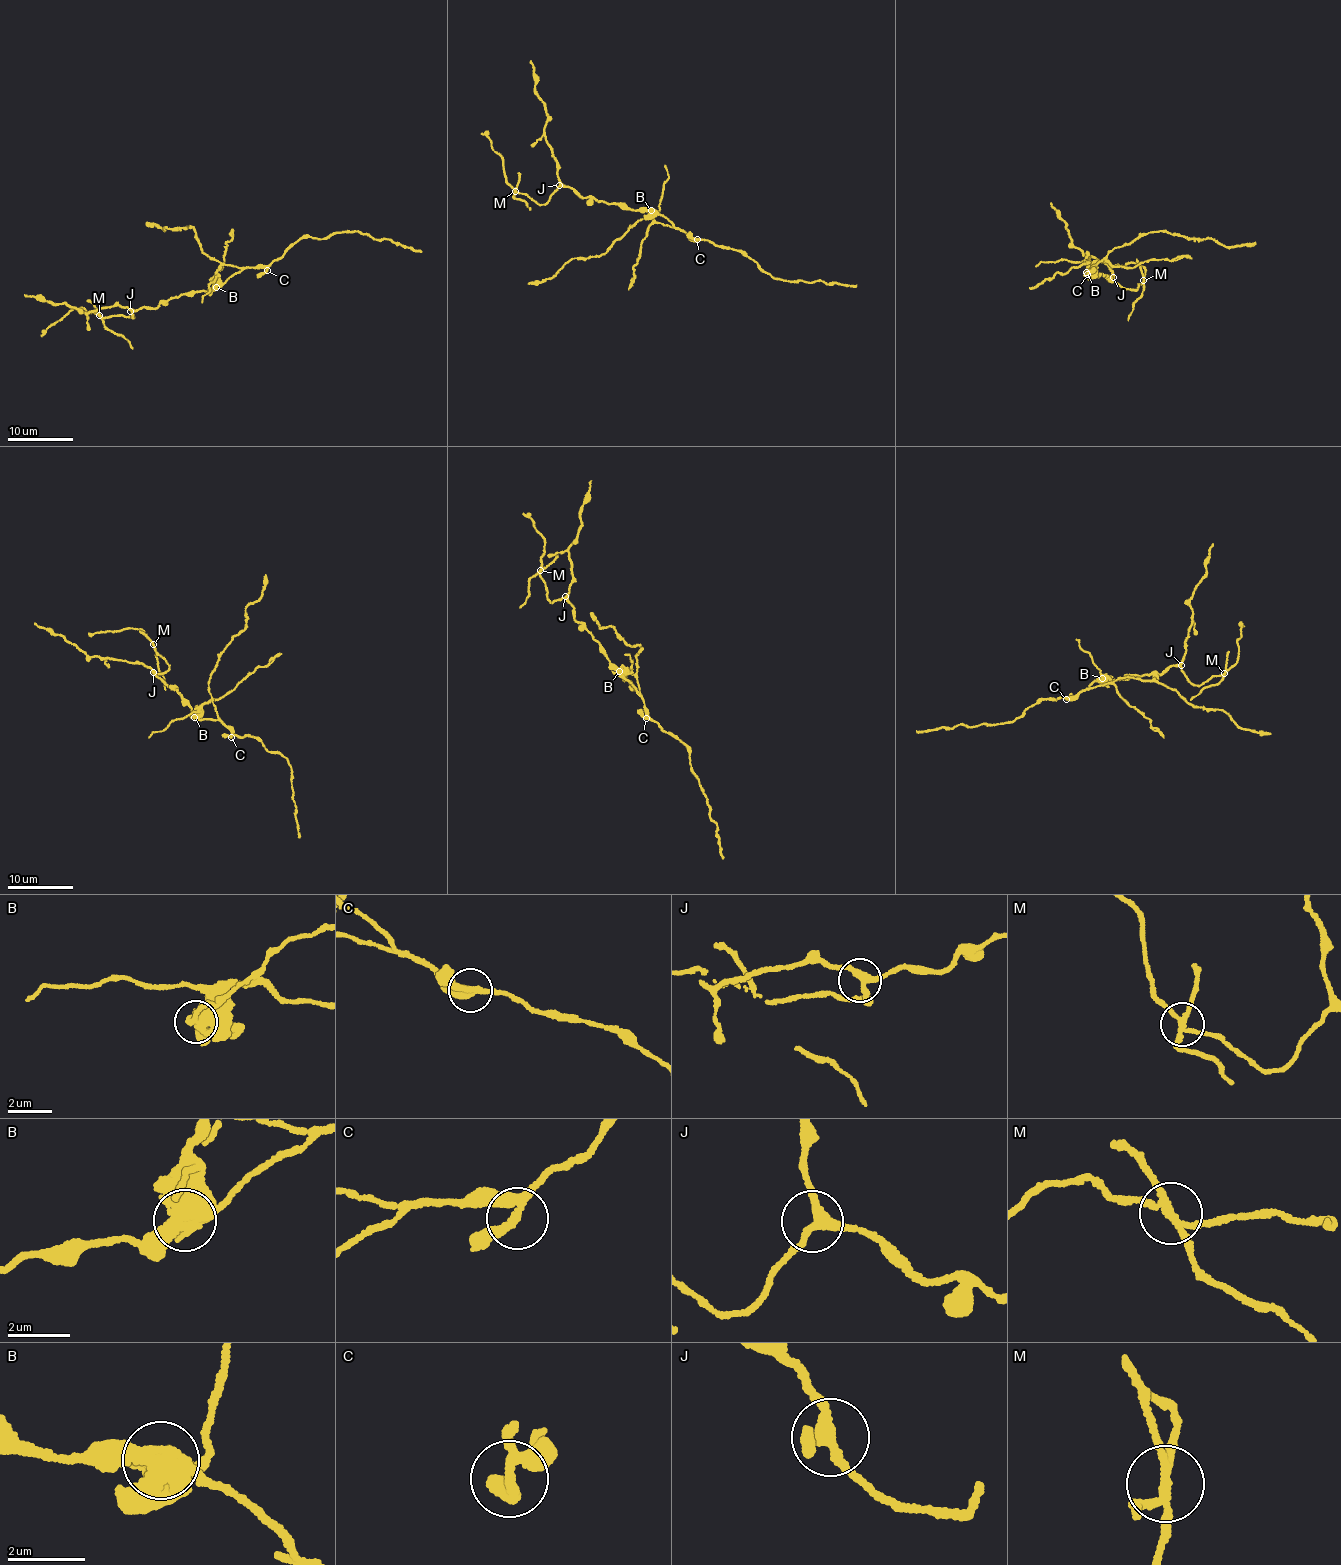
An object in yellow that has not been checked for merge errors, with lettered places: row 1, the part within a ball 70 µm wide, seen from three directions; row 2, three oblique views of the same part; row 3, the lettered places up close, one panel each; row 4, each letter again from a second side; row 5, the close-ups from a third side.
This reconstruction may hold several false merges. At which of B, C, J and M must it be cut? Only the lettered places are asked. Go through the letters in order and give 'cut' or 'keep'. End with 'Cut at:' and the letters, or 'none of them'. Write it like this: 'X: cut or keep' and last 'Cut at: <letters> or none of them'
B: cut
C: keep
J: keep
M: cut
Cut at: B, M

